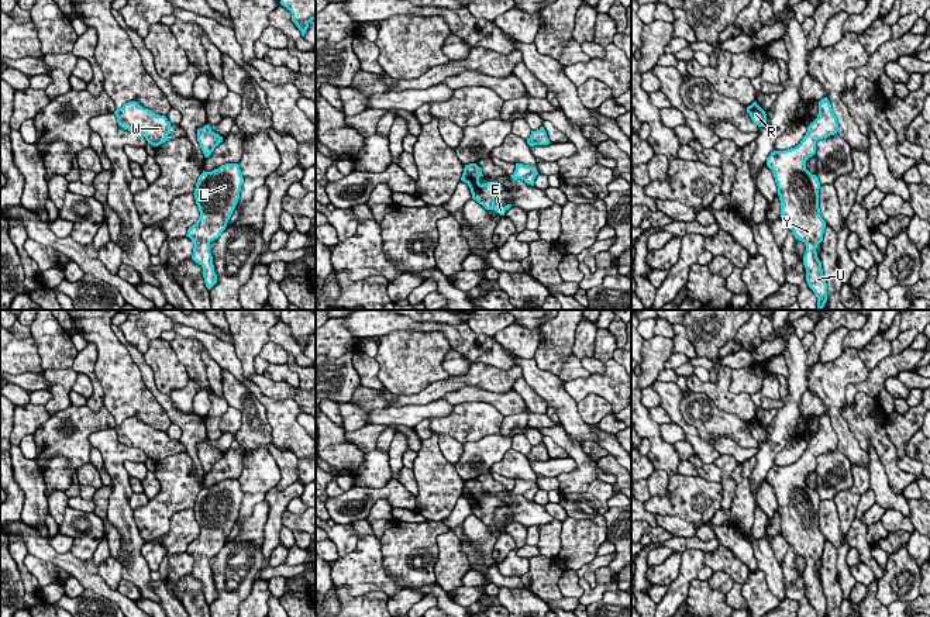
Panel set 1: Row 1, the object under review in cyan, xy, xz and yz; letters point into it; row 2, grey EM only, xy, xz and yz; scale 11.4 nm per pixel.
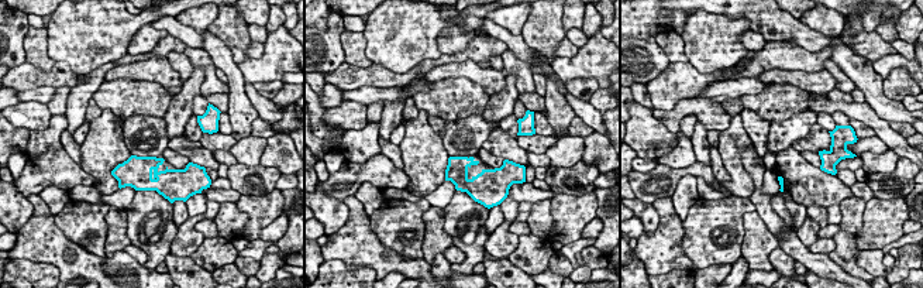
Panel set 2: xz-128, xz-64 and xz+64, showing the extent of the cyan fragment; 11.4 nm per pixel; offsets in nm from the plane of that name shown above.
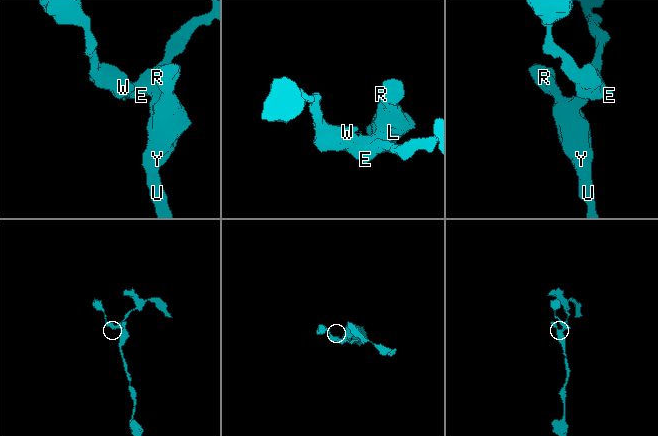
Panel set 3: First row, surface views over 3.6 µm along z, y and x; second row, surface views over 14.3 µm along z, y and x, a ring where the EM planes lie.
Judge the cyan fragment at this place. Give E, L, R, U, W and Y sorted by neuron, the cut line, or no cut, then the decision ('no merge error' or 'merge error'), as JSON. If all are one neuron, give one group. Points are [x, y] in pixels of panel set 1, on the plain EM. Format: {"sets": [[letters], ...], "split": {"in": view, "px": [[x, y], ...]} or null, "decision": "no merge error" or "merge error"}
{"sets": [["E", "L", "R", "U", "W", "Y"]], "split": null, "decision": "no merge error"}

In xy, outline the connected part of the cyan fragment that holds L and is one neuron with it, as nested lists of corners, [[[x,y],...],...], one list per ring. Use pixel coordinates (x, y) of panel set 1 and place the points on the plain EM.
[[[225,479],[199,492],[194,514],[200,527],[199,535],[189,542],[186,552],[193,558],[192,575],[203,583],[206,603],[217,599],[210,558],[225,545],[238,518],[244,493],[238,479]]]

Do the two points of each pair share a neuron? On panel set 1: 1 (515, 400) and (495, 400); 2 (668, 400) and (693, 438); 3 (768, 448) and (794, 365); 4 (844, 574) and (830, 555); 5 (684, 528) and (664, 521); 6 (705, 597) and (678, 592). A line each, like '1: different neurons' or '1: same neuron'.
1: same neuron
2: same neuron
3: same neuron
4: different neurons
5: same neuron
6: different neurons

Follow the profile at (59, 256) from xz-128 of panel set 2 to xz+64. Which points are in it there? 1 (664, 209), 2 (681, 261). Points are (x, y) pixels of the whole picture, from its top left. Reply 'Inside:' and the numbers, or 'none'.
Inside: 1, 2

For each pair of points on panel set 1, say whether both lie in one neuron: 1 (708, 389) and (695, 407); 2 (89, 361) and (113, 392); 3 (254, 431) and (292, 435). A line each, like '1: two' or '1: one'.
1: two
2: two
3: two

